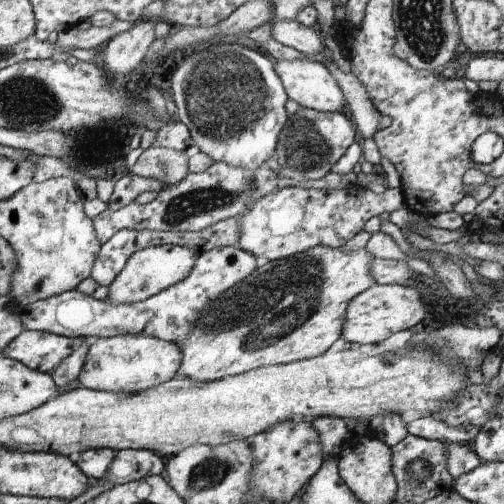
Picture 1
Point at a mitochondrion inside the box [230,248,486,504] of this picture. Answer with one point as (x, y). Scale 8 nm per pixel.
(419, 470)

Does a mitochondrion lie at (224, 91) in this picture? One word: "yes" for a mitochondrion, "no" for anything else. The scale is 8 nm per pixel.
yes

